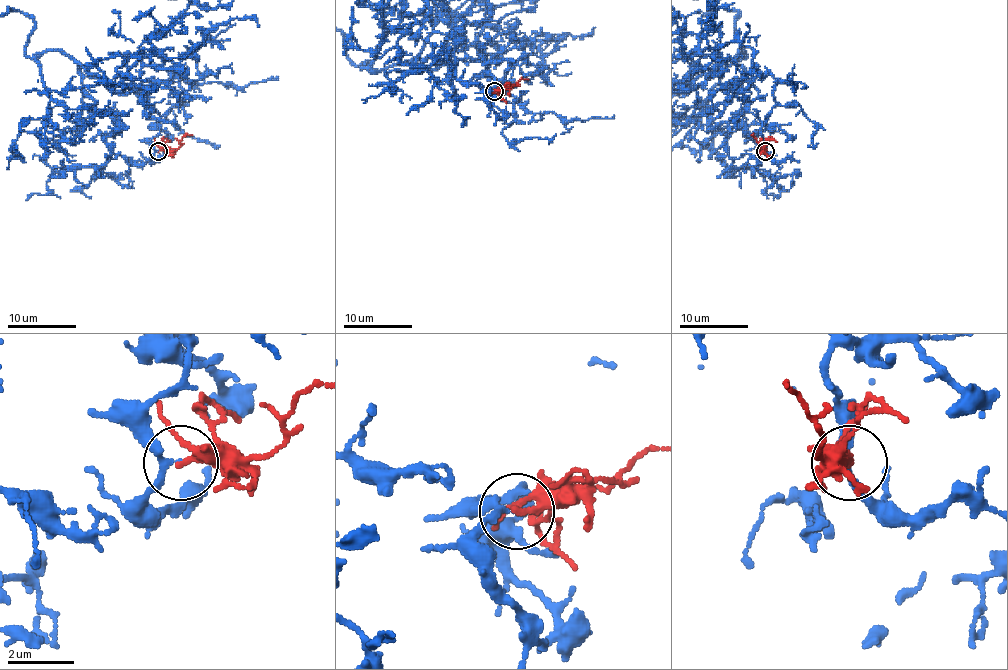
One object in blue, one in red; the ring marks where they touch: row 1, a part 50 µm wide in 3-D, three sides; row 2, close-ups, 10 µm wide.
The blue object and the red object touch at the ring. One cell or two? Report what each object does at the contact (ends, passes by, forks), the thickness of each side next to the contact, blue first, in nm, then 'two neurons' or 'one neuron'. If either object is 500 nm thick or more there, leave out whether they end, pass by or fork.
blue passes by; red passes by; calibres 170 and 170 nm; two neurons

